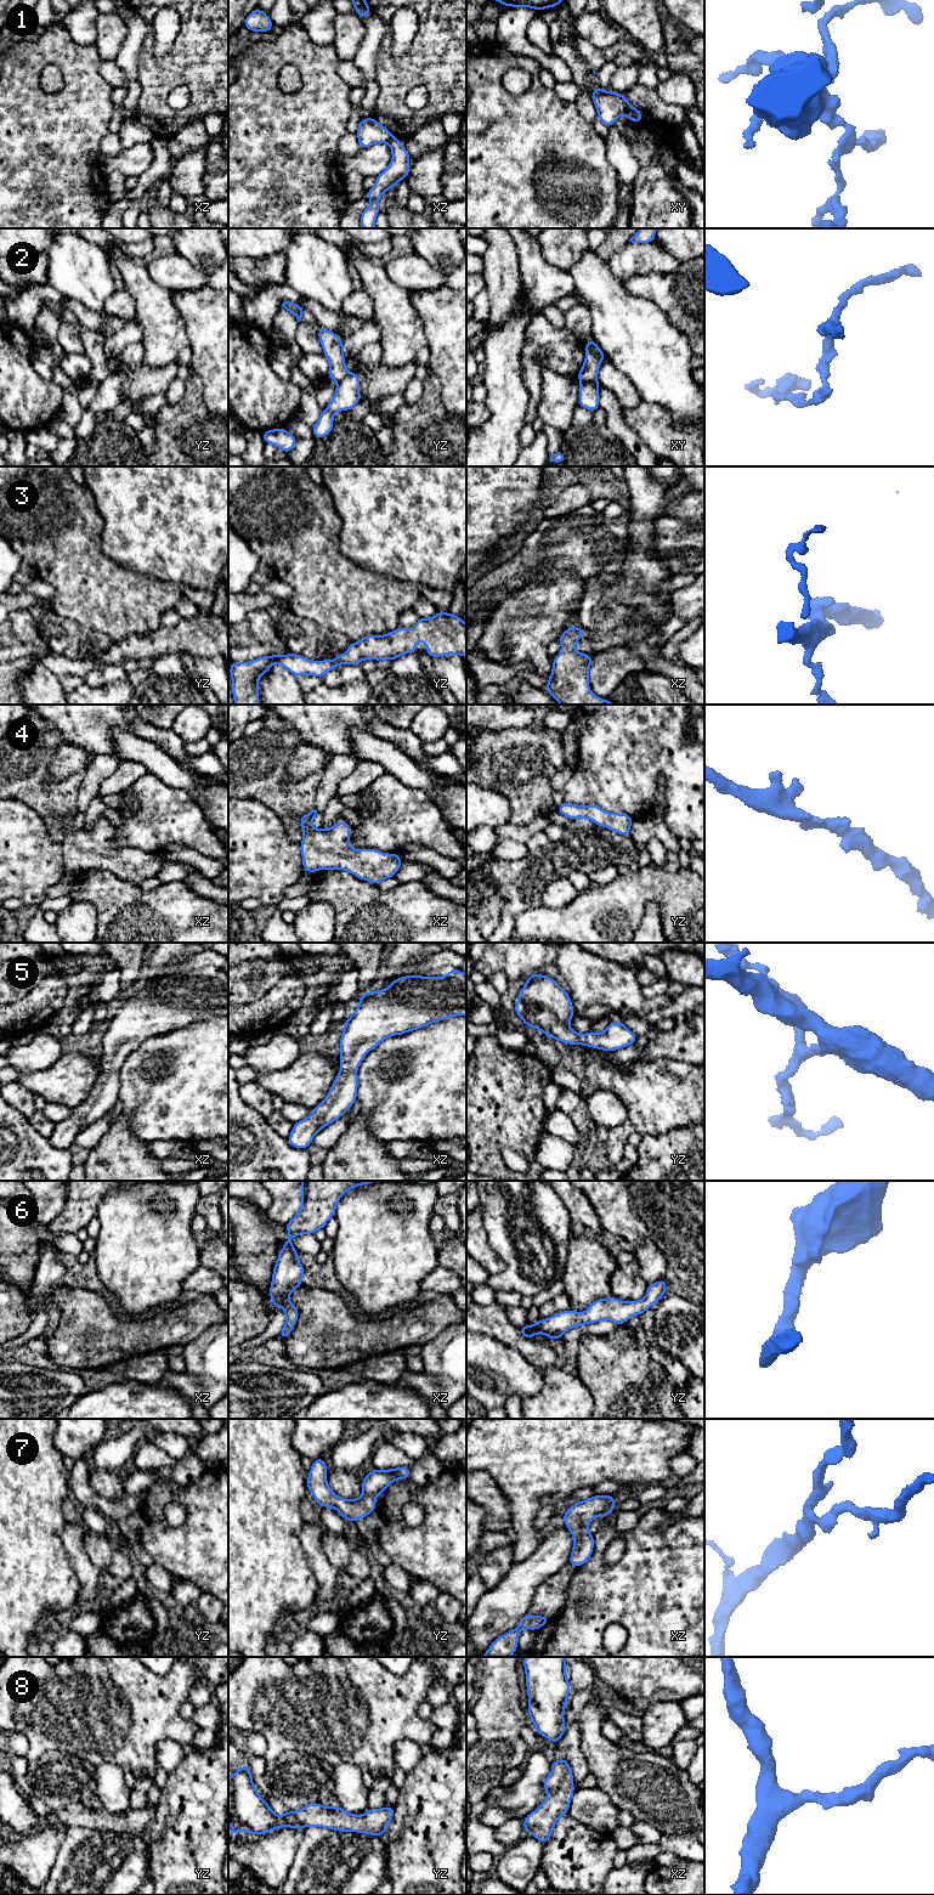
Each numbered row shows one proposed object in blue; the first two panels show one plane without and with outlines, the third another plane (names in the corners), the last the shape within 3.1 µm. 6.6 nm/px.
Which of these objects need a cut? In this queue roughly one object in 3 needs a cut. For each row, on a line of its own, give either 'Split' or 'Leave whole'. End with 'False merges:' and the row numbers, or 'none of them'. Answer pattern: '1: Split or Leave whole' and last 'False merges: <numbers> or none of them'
1: Split
2: Split
3: Leave whole
4: Leave whole
5: Leave whole
6: Leave whole
7: Leave whole
8: Leave whole
False merges: 1, 2

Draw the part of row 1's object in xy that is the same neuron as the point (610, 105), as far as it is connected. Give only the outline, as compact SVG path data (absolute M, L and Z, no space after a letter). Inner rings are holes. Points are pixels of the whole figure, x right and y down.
M599 86L595 87L590 96L598 112L598 119L608 128L613 126L613 123L619 115L627 114L630 106L626 95L605 91Z

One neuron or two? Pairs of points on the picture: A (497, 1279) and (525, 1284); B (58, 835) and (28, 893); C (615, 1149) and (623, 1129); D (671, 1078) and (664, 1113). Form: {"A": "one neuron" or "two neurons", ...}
{"A": "one neuron", "B": "two neurons", "C": "one neuron", "D": "one neuron"}

